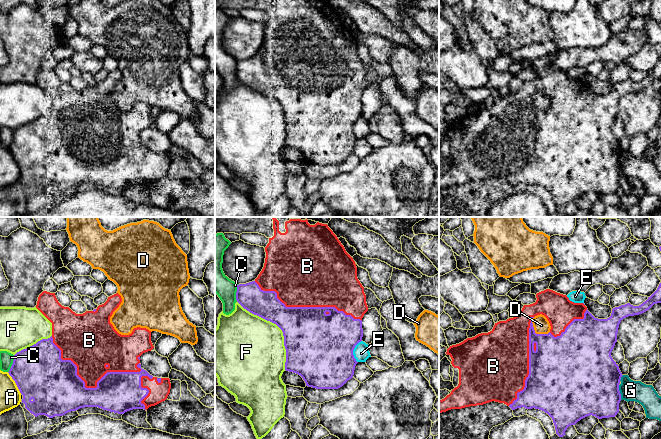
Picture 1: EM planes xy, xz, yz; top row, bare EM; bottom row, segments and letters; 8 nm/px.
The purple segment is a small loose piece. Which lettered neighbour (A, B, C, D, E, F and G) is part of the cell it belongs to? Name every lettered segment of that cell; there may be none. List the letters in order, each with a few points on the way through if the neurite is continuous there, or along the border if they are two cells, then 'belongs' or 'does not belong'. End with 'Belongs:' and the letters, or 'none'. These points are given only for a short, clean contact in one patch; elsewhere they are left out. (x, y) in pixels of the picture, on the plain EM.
A: does not belong
B: belongs
C: does not belong
D: along yz (533, 93), (534, 107), (547, 110) | does not belong
E: does not belong
F: does not belong
G: does not belong
Belongs: B

